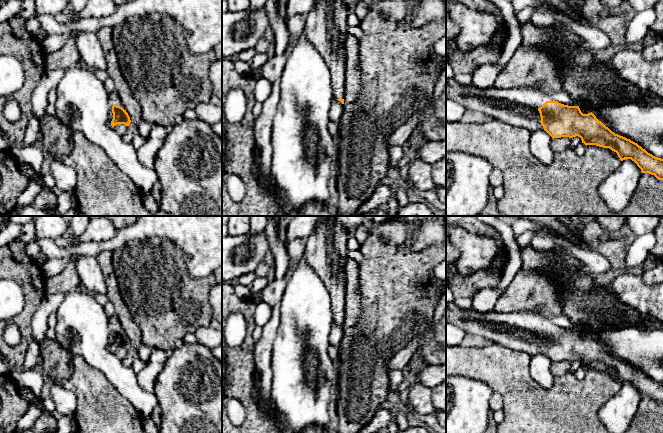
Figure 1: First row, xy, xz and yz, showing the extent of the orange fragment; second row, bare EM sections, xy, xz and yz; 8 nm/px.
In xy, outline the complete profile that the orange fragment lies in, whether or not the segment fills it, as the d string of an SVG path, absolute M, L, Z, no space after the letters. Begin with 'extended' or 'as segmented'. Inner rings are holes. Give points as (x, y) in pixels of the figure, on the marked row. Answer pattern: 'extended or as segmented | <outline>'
extended | M116 92L109 94L108 126L121 136L127 131L131 120Z

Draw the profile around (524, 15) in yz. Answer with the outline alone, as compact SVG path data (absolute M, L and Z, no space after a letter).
M526 7L516 13L516 16L518 18L518 21L520 23L526 23L531 20L531 15L533 13L533 9L531 7Z

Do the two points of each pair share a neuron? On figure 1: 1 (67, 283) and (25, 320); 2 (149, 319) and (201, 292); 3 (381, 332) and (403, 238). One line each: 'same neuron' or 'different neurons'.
1: different neurons
2: same neuron
3: different neurons

